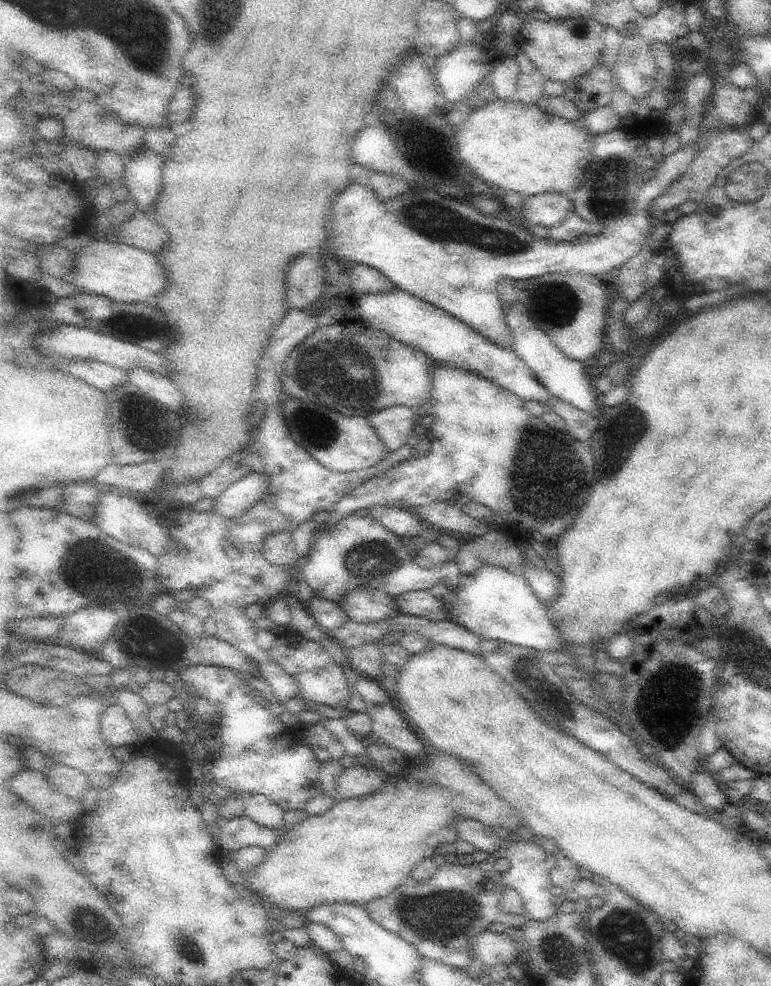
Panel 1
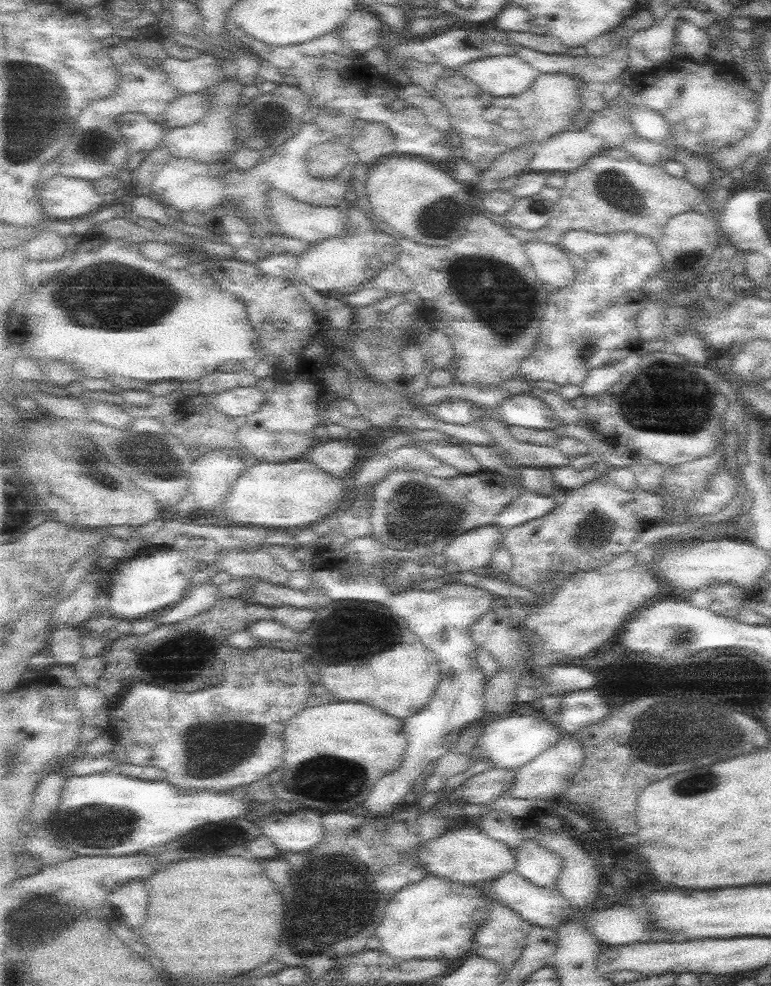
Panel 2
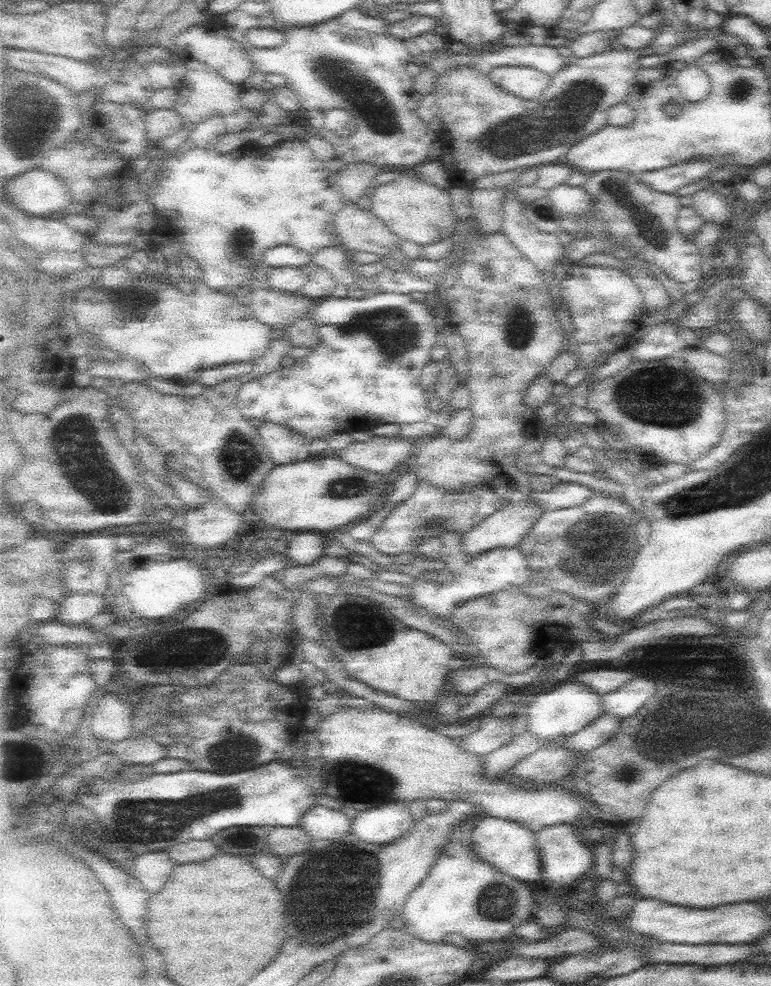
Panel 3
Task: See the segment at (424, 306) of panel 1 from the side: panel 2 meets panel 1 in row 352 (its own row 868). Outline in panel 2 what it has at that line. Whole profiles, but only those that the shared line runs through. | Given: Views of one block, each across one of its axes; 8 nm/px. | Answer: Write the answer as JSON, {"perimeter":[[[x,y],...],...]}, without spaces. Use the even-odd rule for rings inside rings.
{"perimeter":[[[470,819],[463,827],[450,829],[440,838],[433,838],[423,844],[417,852],[417,857],[427,872],[426,876],[448,878],[456,884],[487,885],[516,869],[513,852],[515,849],[509,844],[488,836],[476,819]]]}

